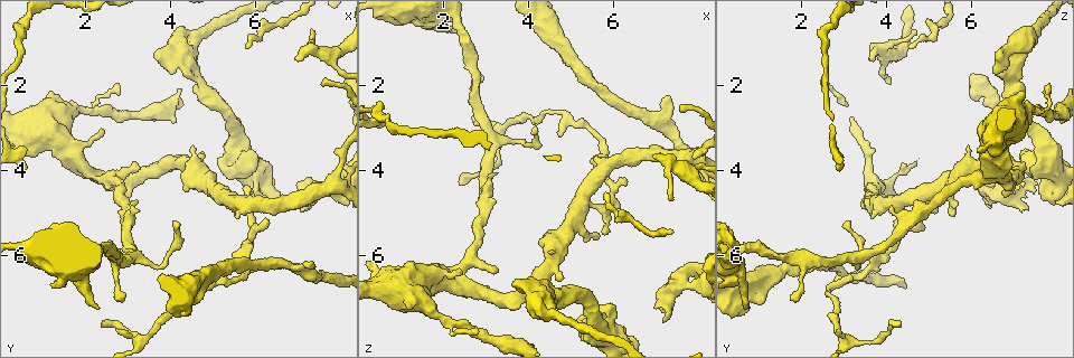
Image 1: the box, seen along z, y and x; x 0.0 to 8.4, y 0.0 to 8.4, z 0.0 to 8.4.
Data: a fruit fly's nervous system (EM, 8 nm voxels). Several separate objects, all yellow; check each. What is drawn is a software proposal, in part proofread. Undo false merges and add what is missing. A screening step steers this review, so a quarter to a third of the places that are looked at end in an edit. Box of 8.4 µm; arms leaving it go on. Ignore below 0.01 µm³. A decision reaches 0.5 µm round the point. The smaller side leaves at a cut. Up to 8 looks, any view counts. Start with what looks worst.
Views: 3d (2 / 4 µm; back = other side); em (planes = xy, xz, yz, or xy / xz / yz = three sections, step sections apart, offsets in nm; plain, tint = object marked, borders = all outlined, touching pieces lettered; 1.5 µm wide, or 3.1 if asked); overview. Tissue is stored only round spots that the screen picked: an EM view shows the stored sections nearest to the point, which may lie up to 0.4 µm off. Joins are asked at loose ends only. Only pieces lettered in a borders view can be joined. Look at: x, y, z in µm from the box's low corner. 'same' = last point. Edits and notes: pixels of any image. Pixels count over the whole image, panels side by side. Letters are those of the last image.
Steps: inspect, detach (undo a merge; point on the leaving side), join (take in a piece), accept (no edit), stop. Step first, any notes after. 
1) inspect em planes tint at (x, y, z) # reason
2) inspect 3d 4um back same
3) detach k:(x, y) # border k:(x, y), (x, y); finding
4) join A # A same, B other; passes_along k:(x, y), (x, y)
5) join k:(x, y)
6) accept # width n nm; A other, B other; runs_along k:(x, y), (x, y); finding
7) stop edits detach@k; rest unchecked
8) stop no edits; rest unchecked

inspect em planes plain at (7.75, 1.30, 4.10) # three-way junction

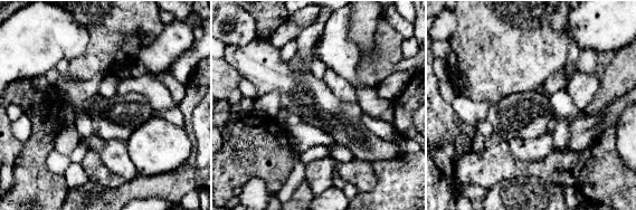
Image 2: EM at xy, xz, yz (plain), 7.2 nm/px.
inspect em planes tint same

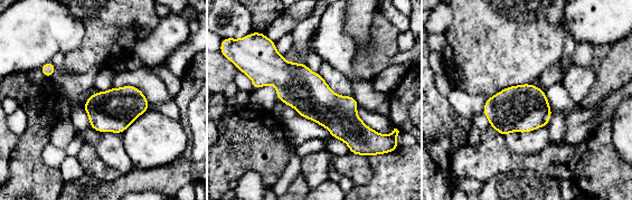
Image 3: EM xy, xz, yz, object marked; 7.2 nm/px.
inspect em planes borders same # see the neighbours

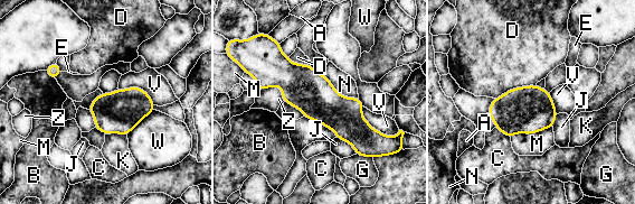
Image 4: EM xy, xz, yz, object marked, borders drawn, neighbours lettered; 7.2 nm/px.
accept # longest_contact D 320 nm; A other, B other, C other, D other, E other, G other, J other, K other, M other, N other, V other, W other, Z other; one neuron here

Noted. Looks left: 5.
inspect em xz step 4 borders at (5.20, 4.60, 4.80) # sudden change in width

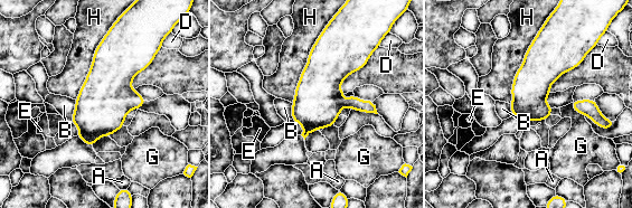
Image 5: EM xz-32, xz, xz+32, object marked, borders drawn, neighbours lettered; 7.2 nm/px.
accept # A other, B other, D other, E other, G other, H other; border 5:(541, 27), (515, 74), (510, 104); all the same neuron

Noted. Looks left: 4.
inspect em planes borders at (6.90, 6.30, 2.80)

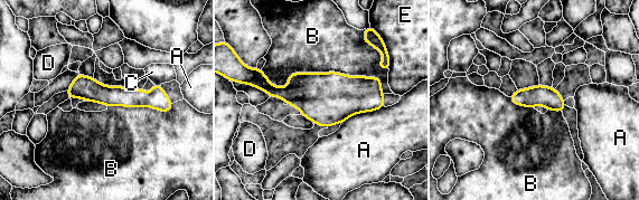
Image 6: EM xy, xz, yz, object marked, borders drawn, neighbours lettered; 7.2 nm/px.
accept # longest_contact B 900 nm; A other, B other, C other, D other, E other; all the same neuron

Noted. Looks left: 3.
stop no edits; rest unchecked

